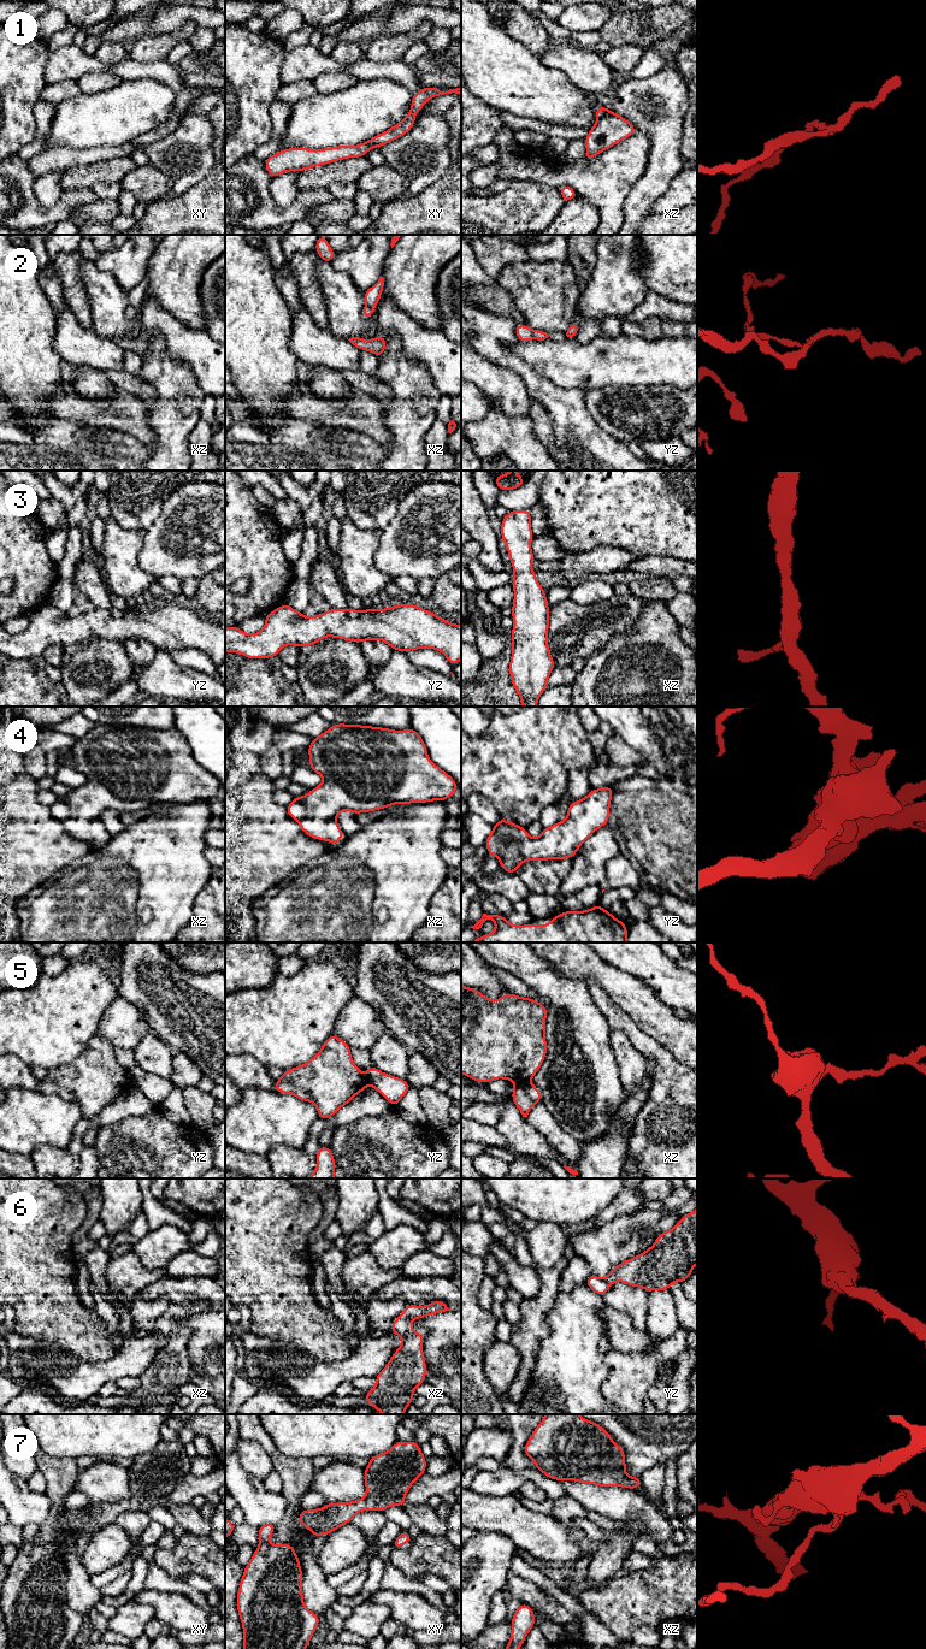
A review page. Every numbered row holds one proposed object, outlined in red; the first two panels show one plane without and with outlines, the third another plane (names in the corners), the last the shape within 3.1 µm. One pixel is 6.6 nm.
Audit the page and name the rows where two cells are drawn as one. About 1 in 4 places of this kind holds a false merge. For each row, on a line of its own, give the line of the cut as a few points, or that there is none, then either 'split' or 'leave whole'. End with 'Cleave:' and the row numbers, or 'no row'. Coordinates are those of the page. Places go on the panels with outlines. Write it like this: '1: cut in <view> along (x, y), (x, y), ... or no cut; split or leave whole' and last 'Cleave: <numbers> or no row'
1: cut in xz along (609, 110), (597, 120); split
2: cut in xz along (366, 305), (373, 309); split
3: no cut; leave whole
4: no cut; leave whole
5: cut in xz along (529, 1082), (515, 1083); split
6: no cut; leave whole
7: cut in xy along (403, 1496), (382, 1500), (375, 1508); split
Cleave: 1, 2, 5, 7

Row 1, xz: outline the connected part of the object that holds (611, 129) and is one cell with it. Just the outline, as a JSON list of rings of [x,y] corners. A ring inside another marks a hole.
[[[611,110],[596,122],[584,138],[584,158],[592,160],[597,154],[612,148],[636,132],[635,125]]]

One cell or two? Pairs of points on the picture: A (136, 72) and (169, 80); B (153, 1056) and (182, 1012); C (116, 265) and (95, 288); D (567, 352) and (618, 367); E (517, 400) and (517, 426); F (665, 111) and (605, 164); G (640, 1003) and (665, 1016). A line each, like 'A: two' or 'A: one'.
A: one
B: two
C: two
D: one
E: two
F: two
G: one

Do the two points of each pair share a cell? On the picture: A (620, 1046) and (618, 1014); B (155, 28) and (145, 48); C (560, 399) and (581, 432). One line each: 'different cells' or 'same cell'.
A: different cells
B: different cells
C: same cell

